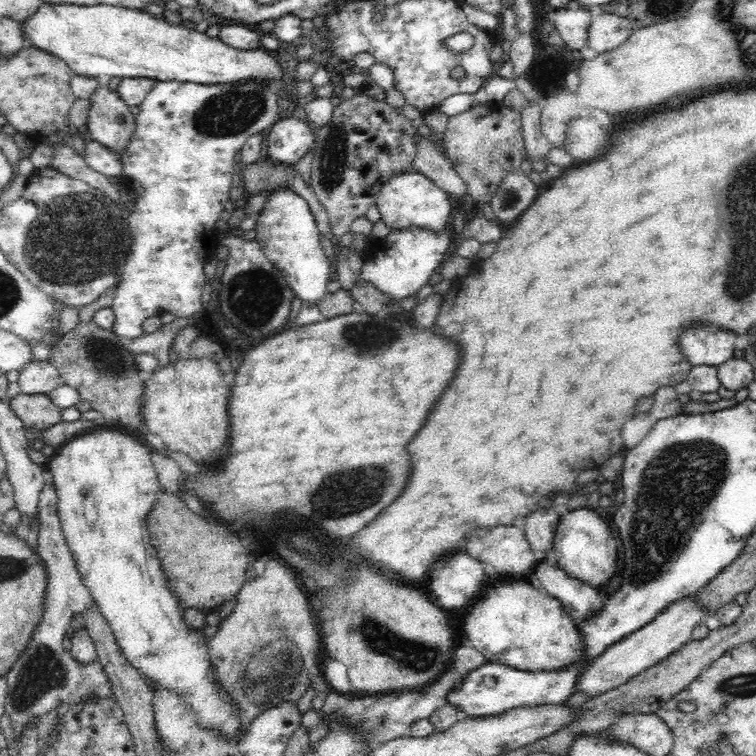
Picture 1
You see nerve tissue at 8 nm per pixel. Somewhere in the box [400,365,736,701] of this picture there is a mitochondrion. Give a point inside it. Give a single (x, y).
(664, 511)

